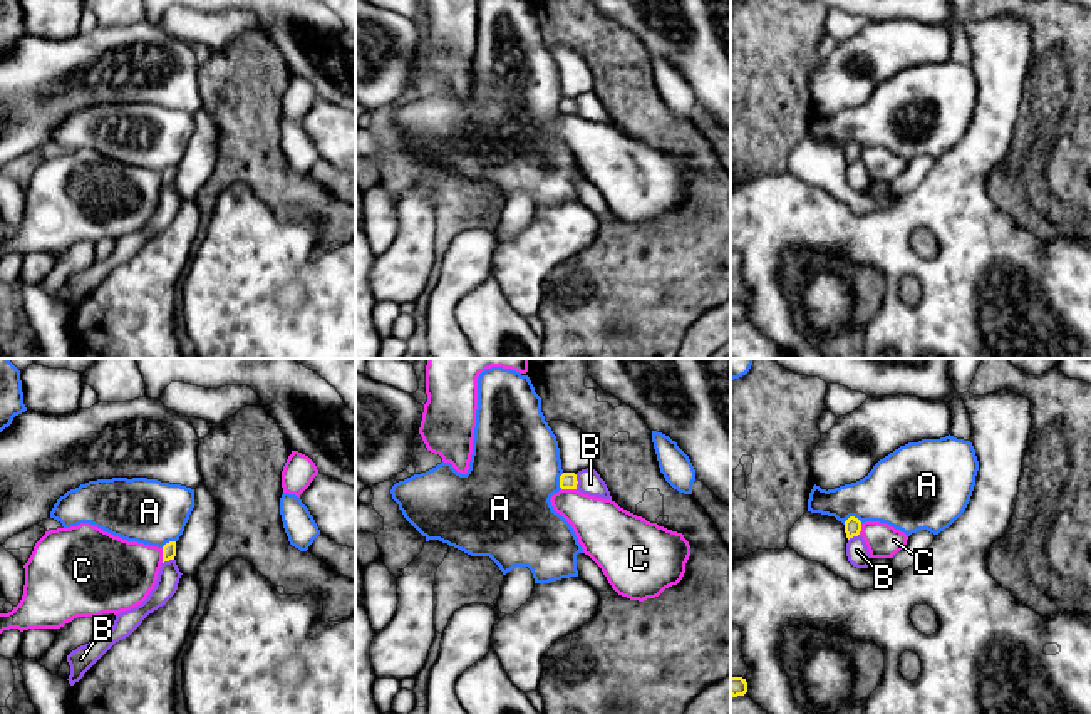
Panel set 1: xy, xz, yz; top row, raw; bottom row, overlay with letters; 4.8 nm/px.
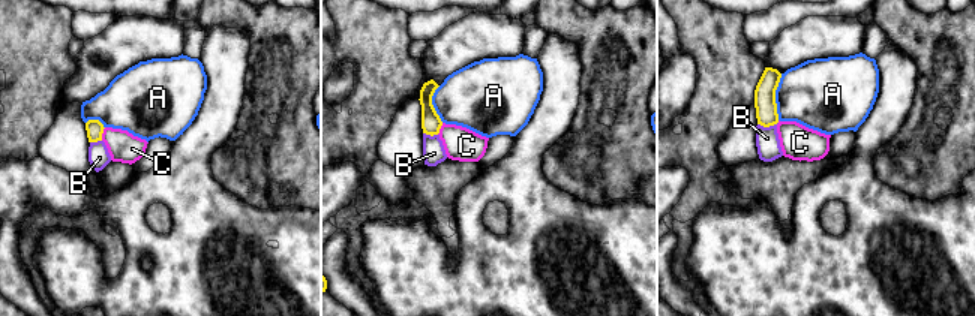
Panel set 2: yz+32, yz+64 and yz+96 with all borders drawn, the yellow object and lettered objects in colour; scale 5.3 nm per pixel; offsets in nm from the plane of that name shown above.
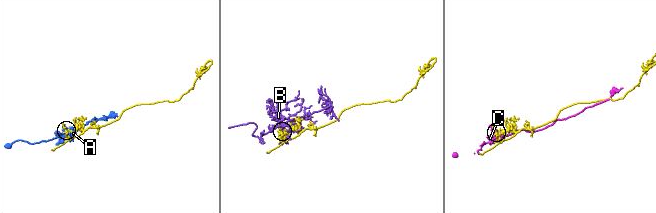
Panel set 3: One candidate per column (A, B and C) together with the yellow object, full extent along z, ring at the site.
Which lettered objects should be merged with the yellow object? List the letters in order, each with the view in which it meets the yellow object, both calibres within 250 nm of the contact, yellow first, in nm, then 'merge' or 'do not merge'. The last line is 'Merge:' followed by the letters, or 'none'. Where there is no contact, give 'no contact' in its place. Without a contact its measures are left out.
A: yz | 80/320 nm | do not merge
B: xz | 80/120 nm | do not merge
C: xy | 60/340 nm | do not merge
Merge: none

